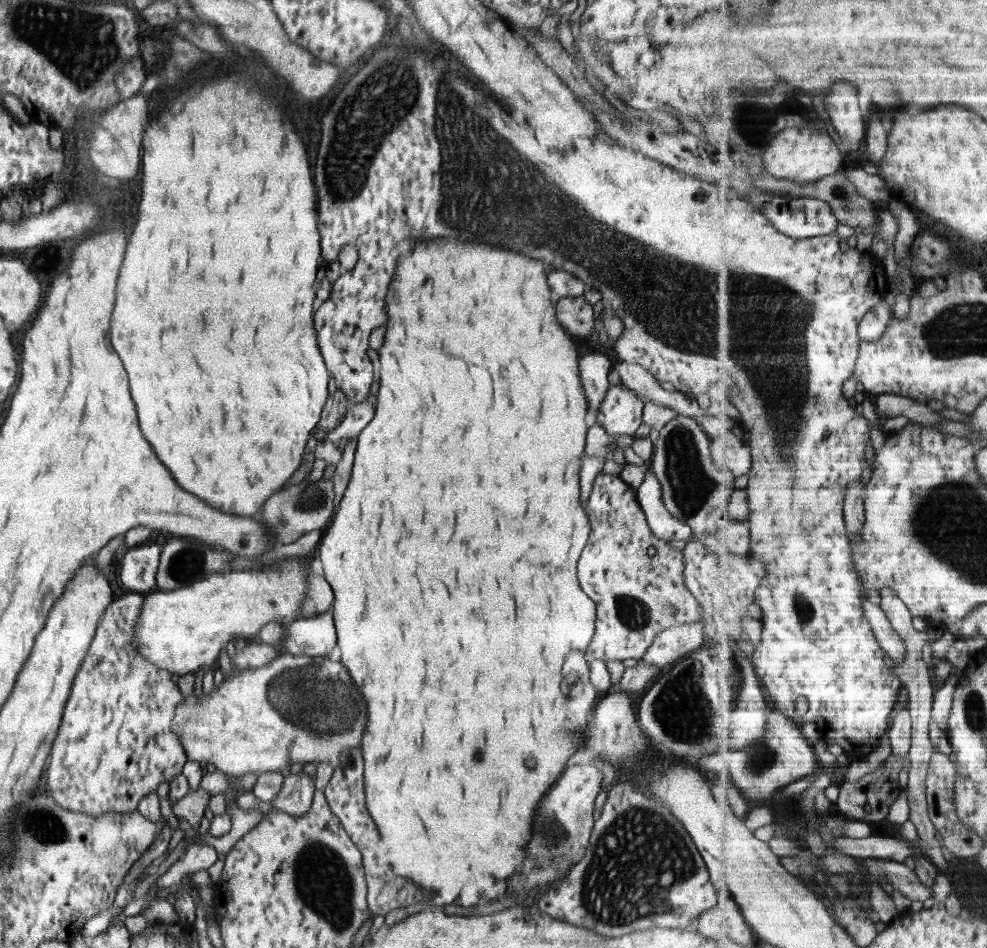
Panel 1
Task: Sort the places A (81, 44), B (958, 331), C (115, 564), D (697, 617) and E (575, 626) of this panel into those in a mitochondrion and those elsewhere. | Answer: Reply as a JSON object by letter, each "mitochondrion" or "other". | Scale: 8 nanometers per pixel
{"A":"mitochondrion","B":"mitochondrion","C":"other","D":"other","E":"other"}

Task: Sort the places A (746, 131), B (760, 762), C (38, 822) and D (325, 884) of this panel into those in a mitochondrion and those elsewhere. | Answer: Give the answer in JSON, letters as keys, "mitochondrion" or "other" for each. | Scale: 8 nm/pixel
{"A":"mitochondrion","B":"mitochondrion","C":"mitochondrion","D":"mitochondrion"}

